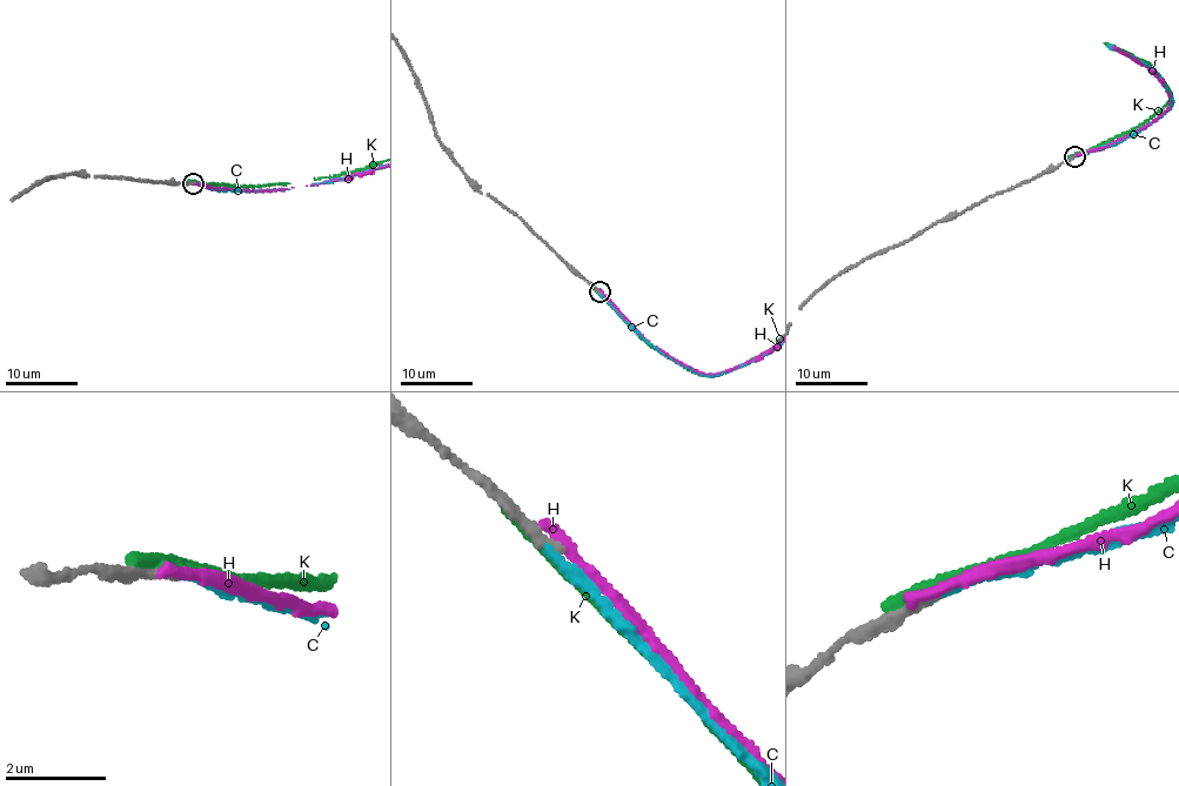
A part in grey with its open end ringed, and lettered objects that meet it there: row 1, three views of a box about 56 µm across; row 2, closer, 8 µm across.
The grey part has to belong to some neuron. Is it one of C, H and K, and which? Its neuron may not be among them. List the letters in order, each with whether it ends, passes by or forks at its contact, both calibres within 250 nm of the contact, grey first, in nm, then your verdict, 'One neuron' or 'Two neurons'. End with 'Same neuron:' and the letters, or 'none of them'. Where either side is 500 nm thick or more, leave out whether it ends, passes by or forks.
C: It ends there. Thickness 190 nm (grey) against 160 nm. One neuron
H: It ends there. Thickness 200 nm (grey) against 200 nm. Two neurons
K: It ends there. Thickness 260 nm (grey) against 280 nm. Two neurons
Same neuron: C

